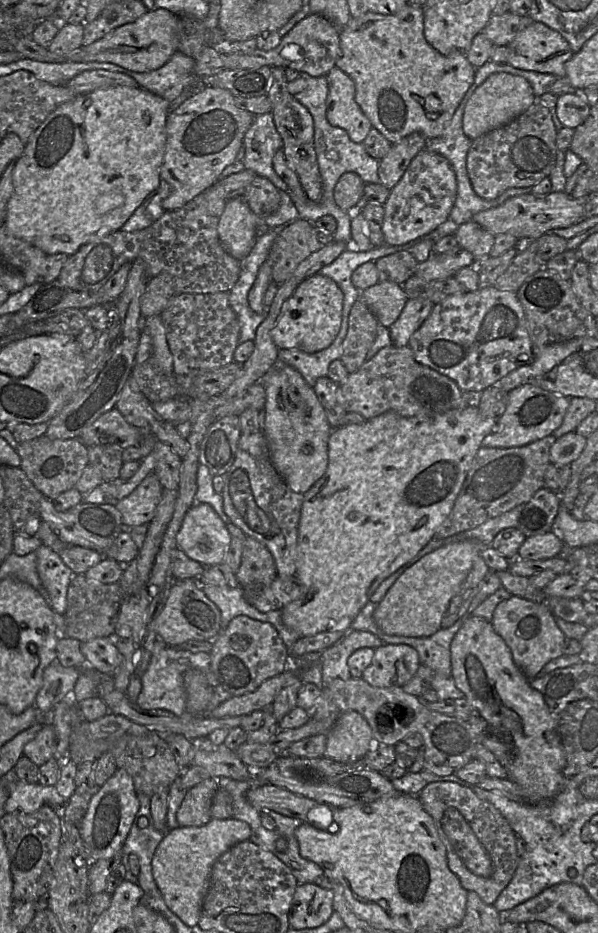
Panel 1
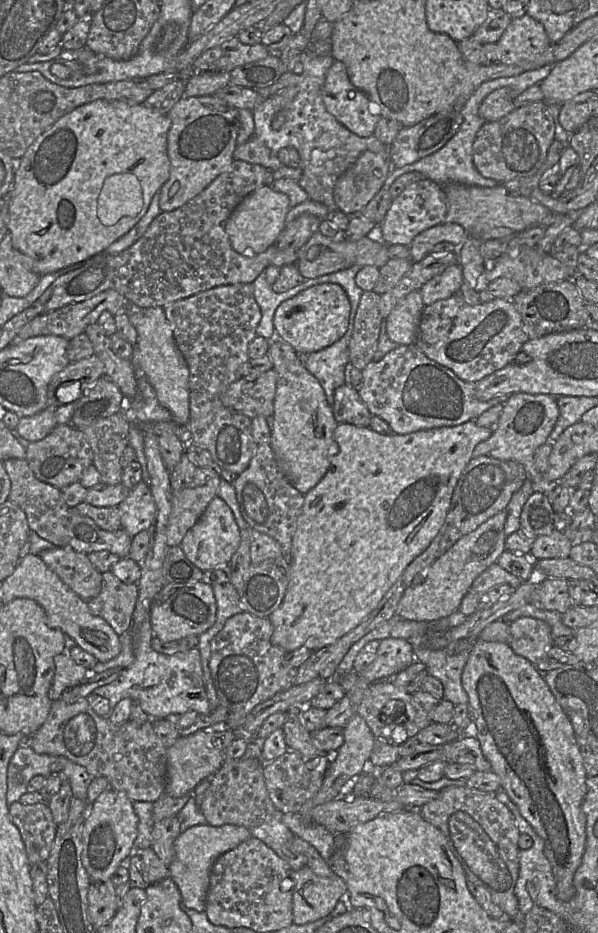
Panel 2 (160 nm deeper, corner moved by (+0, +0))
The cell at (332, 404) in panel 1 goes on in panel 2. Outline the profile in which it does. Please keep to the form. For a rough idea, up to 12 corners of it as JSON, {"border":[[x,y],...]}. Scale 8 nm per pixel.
{"border":[[334,391],[337,423],[368,427],[372,414],[358,391]]}

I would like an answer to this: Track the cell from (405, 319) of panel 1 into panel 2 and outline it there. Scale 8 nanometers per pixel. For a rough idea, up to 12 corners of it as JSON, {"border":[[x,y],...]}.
{"border":[[459,263],[419,292],[425,306],[455,295],[464,282]]}

